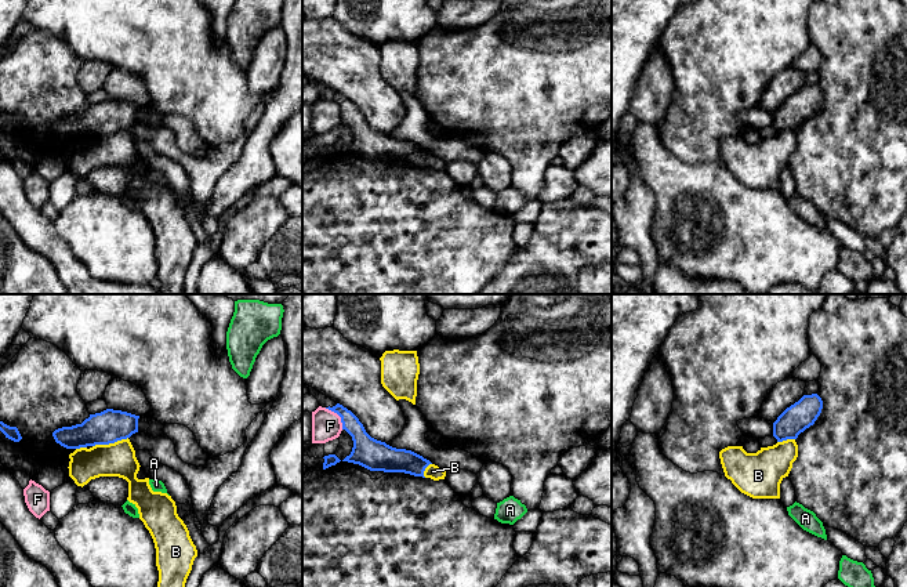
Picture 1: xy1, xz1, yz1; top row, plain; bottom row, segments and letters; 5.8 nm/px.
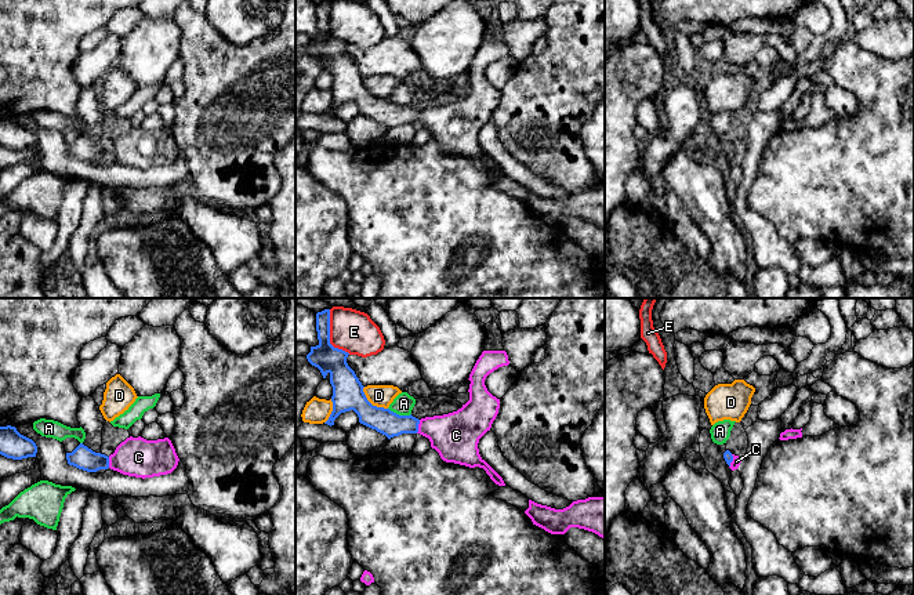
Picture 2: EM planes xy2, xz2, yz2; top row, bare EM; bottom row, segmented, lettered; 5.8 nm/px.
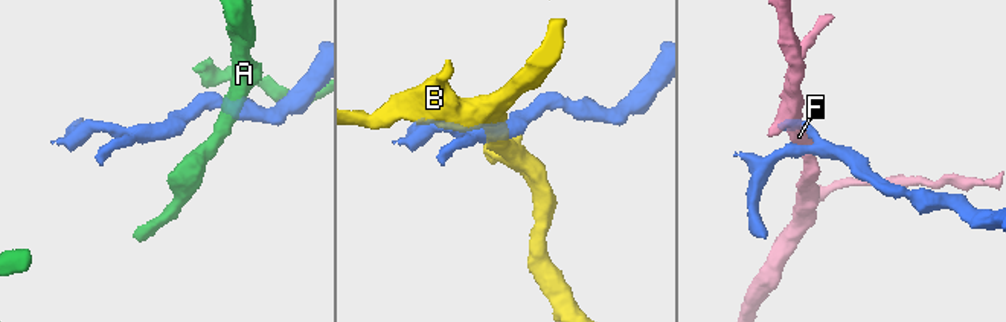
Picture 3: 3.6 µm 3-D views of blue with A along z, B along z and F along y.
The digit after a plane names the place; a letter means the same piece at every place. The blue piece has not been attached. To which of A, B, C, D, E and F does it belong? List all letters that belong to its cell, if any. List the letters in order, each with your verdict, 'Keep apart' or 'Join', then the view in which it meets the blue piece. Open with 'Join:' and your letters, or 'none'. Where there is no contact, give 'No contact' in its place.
Join: C
A: Keep apart. Touches blue in xz2
B: Keep apart. Touches blue in xy1
C: Join. Touches blue in xz2
D: Keep apart. Touches blue in xz2
E: Keep apart. Touches blue in xz2
F: Keep apart. Touches blue in xz1

